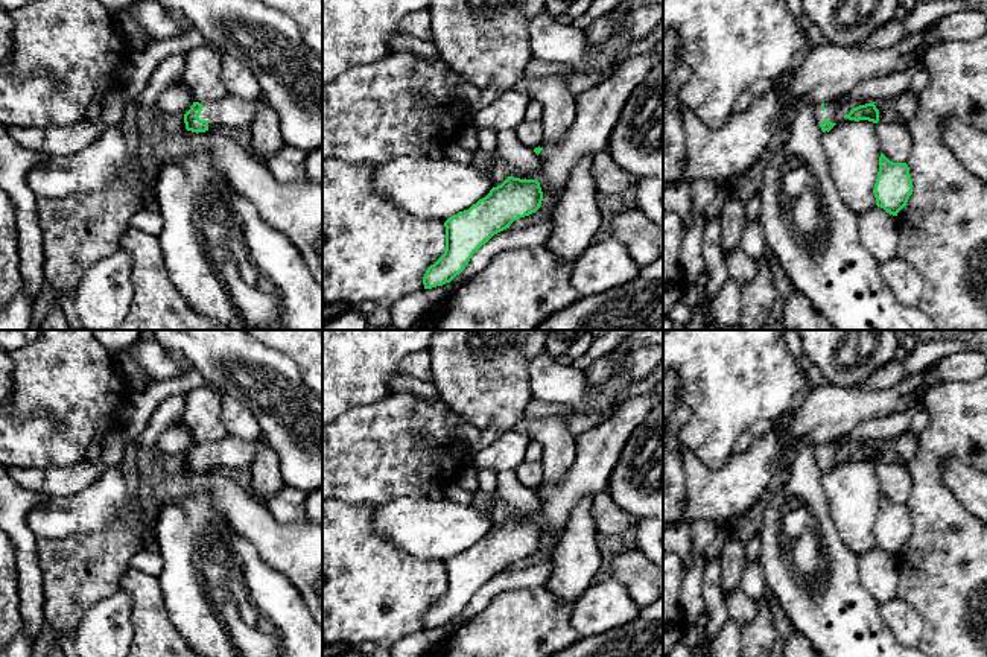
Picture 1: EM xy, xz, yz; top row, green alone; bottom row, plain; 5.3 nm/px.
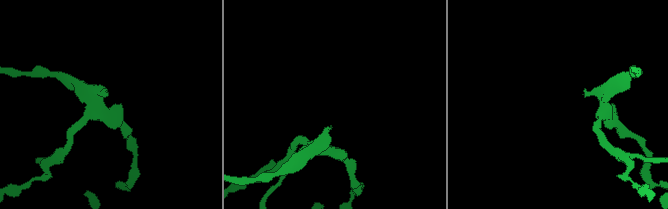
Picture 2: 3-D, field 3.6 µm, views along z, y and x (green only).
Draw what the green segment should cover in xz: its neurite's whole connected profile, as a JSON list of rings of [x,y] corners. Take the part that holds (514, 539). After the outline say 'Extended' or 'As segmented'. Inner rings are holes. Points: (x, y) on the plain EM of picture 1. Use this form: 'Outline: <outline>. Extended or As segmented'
Outline: [[[655,388],[634,395],[602,423],[575,436],[575,461],[564,478],[554,485],[543,485],[534,490],[541,505],[537,520],[508,517],[500,526],[493,528],[485,538],[479,540],[468,551],[449,558],[444,563],[444,595],[427,608],[423,617],[424,630],[450,624],[464,611],[473,595],[494,575],[509,569],[514,561],[535,554],[544,538],[555,537],[563,531],[570,511],[584,496],[593,496],[598,491],[607,490],[611,471],[625,443],[634,429],[662,400],[663,395],[657,394]]]. Extended

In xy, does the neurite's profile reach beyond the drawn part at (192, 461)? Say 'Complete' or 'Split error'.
Split error

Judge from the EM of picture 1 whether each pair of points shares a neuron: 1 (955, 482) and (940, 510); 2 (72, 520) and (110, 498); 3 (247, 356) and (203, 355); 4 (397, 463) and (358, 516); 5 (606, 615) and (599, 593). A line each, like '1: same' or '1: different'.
1: different
2: same
3: same
4: different
5: same

